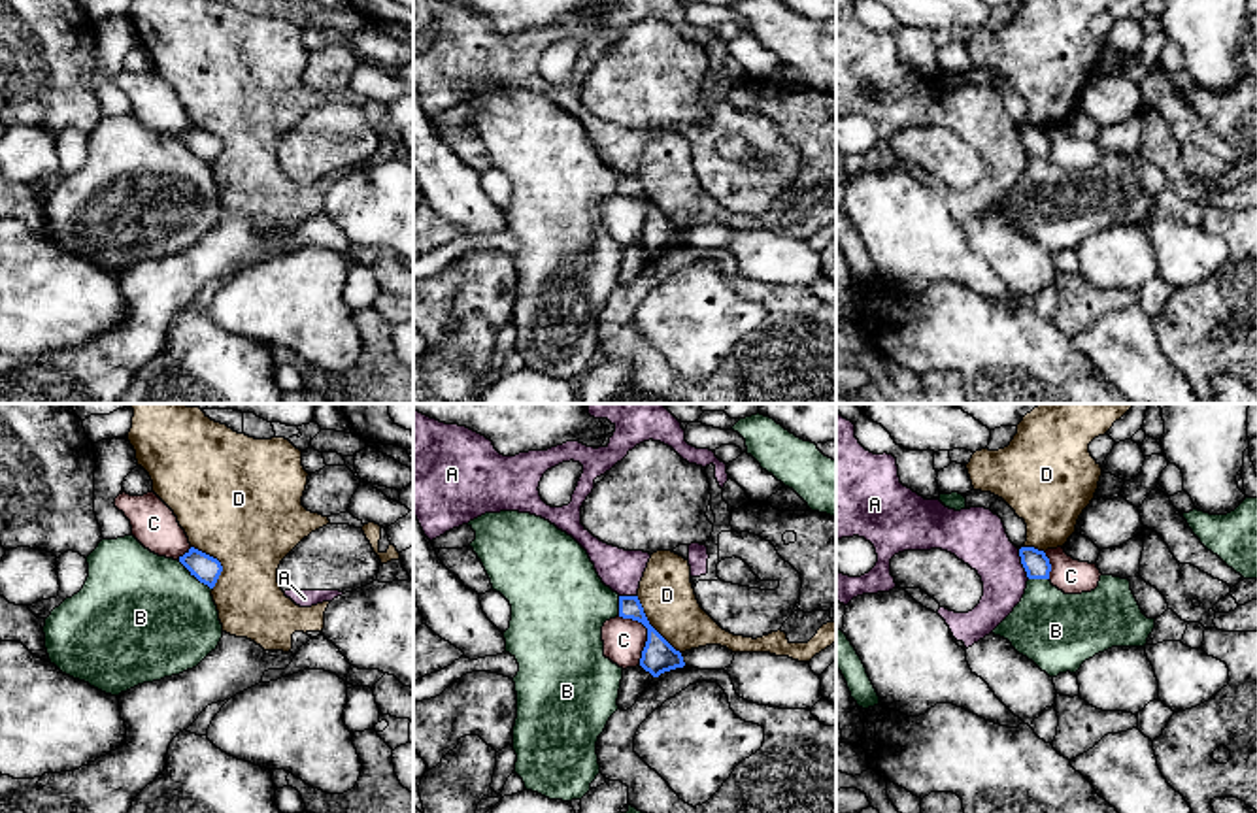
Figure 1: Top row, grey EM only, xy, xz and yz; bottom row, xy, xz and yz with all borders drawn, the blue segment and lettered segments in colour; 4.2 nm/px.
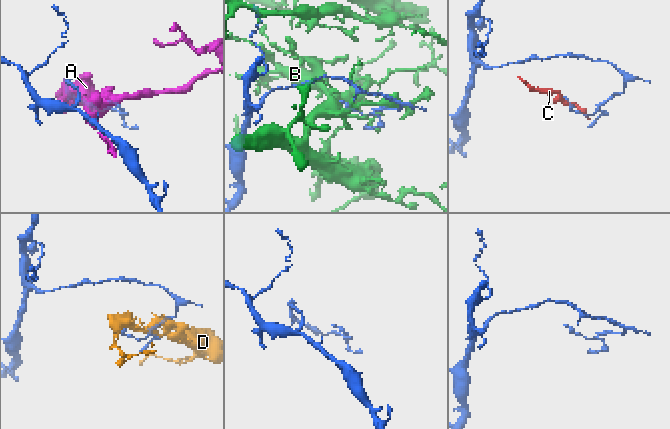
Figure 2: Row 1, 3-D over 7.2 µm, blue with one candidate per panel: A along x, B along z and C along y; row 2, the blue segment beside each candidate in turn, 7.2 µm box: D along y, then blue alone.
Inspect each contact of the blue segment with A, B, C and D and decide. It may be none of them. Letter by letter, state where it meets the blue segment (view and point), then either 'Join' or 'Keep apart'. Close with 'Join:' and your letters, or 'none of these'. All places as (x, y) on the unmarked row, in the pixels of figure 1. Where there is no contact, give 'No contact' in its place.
A: Touches blue at yz (1022, 140). Keep apart
B: Touches blue at xy (195, 153). Keep apart
C: Touches blue at xz (648, 212). Keep apart
D: Touches blue at xz (650, 202). Keep apart
Join: none of these

